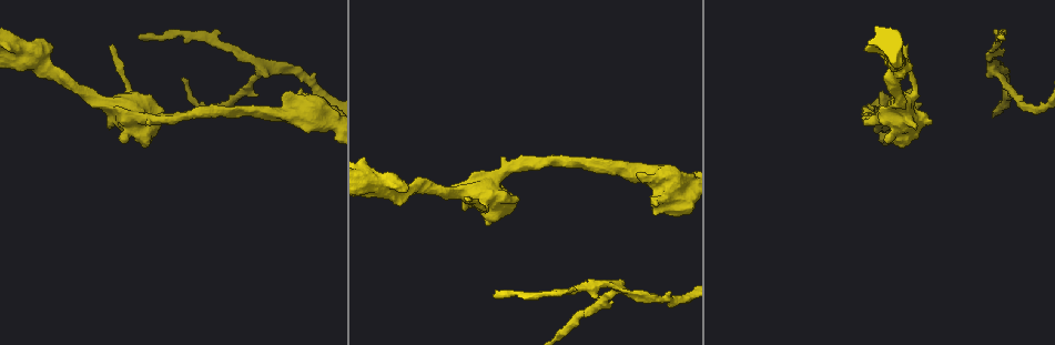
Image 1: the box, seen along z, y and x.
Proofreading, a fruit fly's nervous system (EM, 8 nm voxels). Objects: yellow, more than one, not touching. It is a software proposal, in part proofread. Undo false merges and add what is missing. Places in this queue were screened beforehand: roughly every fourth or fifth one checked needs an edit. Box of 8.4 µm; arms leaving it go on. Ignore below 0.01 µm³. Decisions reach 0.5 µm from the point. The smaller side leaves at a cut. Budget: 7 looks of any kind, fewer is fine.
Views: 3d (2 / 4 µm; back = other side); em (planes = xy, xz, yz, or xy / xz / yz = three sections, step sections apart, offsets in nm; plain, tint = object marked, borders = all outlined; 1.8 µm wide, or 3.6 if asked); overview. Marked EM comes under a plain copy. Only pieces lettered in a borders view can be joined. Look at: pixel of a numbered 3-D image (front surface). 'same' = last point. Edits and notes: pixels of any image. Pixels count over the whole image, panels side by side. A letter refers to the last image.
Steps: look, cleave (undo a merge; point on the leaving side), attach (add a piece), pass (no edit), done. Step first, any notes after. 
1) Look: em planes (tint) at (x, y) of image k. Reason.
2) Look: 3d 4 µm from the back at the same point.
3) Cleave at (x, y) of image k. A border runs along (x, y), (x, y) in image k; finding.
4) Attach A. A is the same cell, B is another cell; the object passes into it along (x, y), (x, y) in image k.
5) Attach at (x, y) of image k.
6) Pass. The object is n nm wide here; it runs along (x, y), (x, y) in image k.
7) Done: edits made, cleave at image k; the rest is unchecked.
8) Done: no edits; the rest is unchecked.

Look: em xz step 16 (borders) at (919, 107) of image 1. Free end.

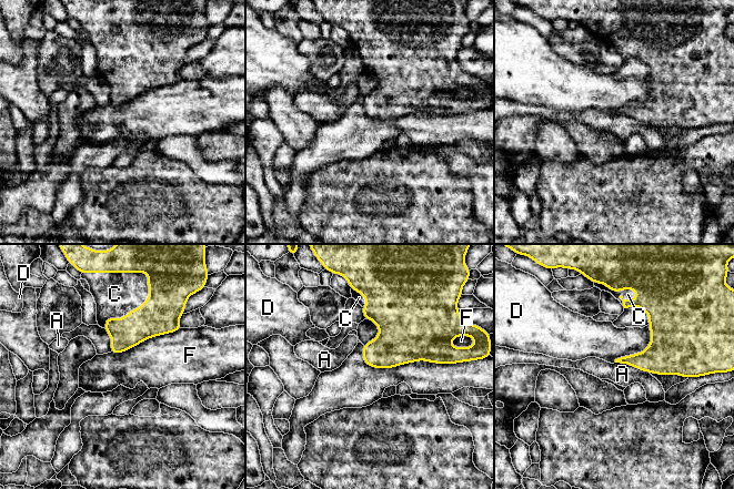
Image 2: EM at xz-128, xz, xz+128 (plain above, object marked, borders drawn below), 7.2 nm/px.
Look: em planes (borders) at the same point. Cut it another way.

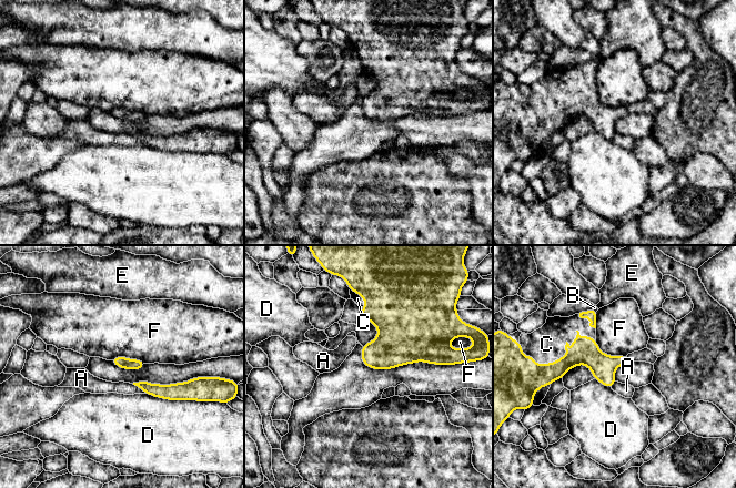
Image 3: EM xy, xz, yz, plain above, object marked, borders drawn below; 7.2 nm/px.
Attach C. C is the same cell, A, B, D, E and F are other cells; it goes on there.

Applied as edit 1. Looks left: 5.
Look: em planes (borders) at (262, 70) of image 1. Three-way junction.

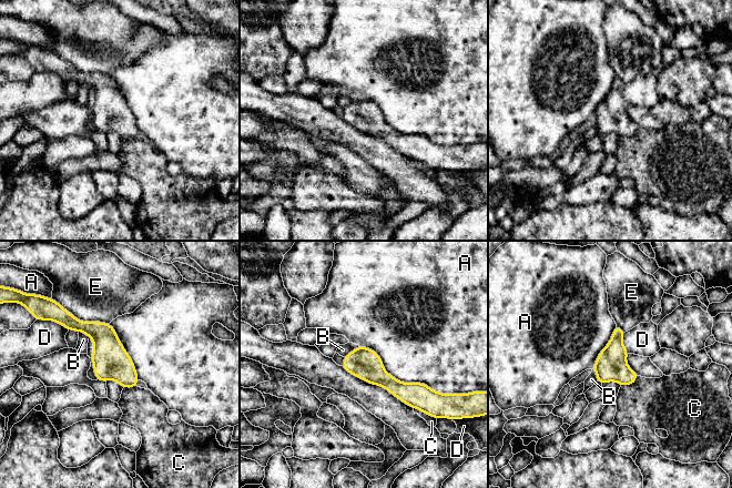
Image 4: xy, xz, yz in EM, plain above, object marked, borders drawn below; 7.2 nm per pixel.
Pass. The longest contact is with A, 650 nm; A, B, C, D and E are other cells; it runs along (346, 358), (397, 388), (426, 388) in image 4; continuous, no second neuron.

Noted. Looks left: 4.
Look: 3d 4 µm from the back at (496, 294) of image 1. Thin end.

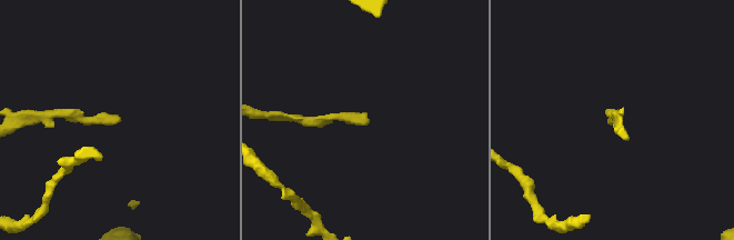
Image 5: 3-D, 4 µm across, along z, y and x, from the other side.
Look: em planes (borders) at (366, 117) of image 5. Now the EM.

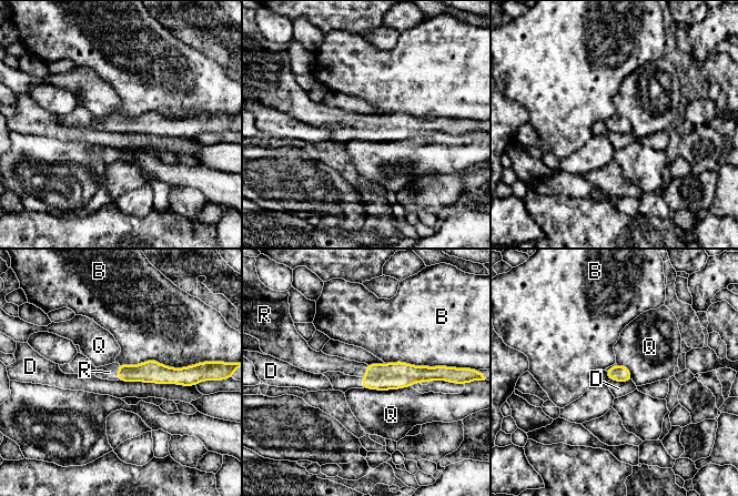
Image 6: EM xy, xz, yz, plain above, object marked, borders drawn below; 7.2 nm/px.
Attach R. The object is 120 nm wide here; R is the same cell, B, D and Q are other cells; the object passes into it along (150, 371), (118, 372), (109, 372) in image 6; the neuron continues.

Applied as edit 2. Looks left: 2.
Done: edits made, attach at image 3, attach at image 6; the rest is unchecked.

